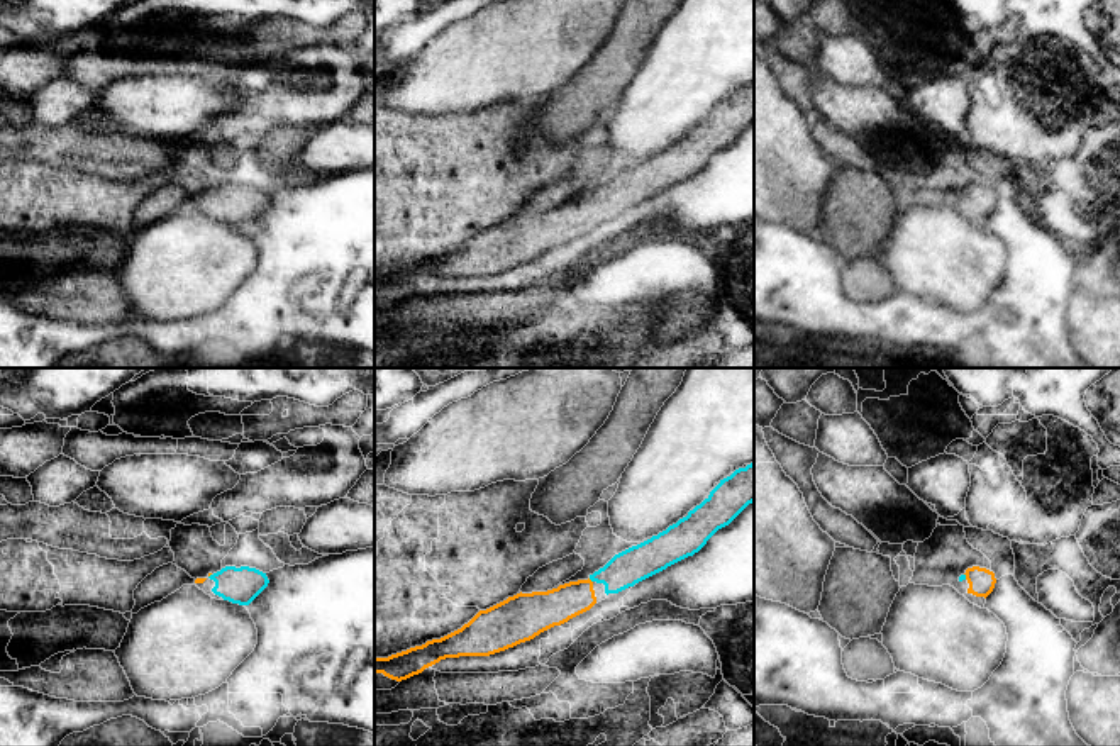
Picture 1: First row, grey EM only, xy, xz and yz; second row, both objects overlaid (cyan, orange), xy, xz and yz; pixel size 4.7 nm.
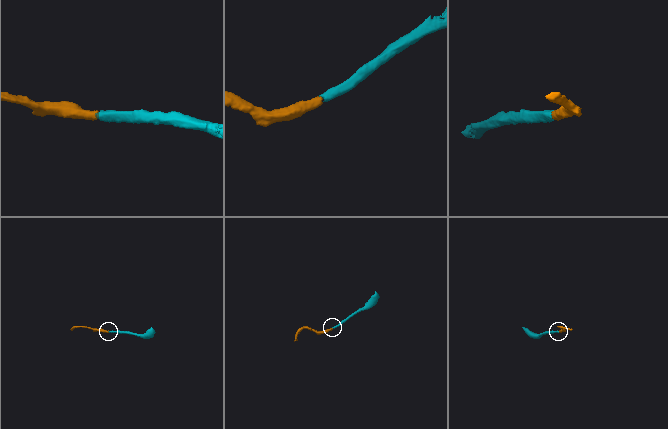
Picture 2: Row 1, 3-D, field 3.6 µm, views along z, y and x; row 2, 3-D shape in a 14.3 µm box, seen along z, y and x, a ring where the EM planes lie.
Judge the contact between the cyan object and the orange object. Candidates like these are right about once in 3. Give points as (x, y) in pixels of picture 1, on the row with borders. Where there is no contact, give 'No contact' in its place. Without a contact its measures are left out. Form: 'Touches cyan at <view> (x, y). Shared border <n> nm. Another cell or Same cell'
Touches cyan at yz (964, 577). Shared border 30 nm. Same cell

